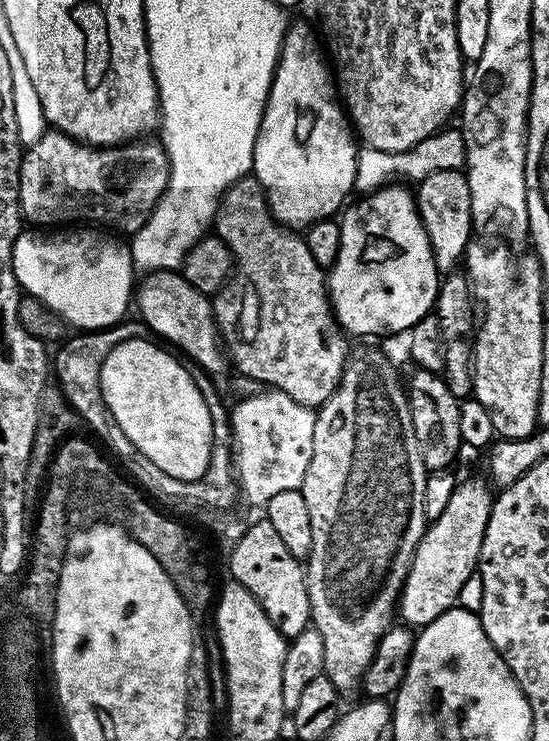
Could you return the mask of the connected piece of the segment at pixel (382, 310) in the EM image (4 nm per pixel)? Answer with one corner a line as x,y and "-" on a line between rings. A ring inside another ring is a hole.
389,182
375,192
361,195
359,199
357,204
349,203
343,209
338,258
326,276
332,314
336,323
352,338
372,336
375,332
381,332
384,336
391,332
407,333
423,316
433,311
442,279
420,211
416,209
416,197
411,187
400,182

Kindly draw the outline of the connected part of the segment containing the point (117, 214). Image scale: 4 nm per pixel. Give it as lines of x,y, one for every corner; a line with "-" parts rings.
45,130
36,142
27,145
20,161
20,215
32,226
72,226
77,222
87,222
116,234
134,234
152,217
154,206
160,201
169,178
166,150
163,143
156,141
155,144
152,138
97,148
70,138
64,132

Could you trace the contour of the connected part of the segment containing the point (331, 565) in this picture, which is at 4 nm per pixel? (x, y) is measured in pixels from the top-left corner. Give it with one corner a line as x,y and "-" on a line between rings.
360,348
349,355
344,364
344,372
340,375
340,385
330,394
330,398
321,404
316,412
314,422
314,450
310,454
310,466
306,466
306,478
304,479
303,494
306,498
306,510
310,510
310,531
314,537
314,546
310,546
310,554
306,561
306,579
308,582
308,597
310,598
310,610
312,611
311,627
322,634
322,658
324,659
323,675
334,682
334,686
342,694
348,694
361,687
364,679
364,671
370,666
370,662
376,653
376,647
381,638
393,627
393,618
398,612
398,601
403,590
404,580
410,570
415,548
426,529
426,517
424,515
424,491
429,473
425,471
422,457
418,450
418,441
414,434
414,425
411,421
411,410
408,408
408,398
405,385
400,384
396,377
396,368
388,361
384,352
376,348

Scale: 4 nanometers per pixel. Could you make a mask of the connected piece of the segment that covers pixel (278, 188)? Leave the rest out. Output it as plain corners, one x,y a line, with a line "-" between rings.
296,22
288,25
280,61
276,63
276,73
260,119
252,159
252,172
264,188
264,197
268,199
273,218
285,228
293,230
304,230
314,222
335,217
345,207
349,199
348,191
353,191
356,182
358,144
345,109
338,99
334,72
322,51
321,37
317,29
313,28

